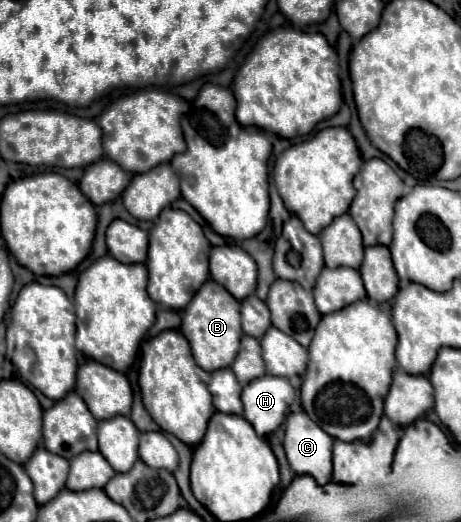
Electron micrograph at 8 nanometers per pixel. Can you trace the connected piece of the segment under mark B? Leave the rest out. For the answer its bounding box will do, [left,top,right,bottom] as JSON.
[181,280,243,372]

